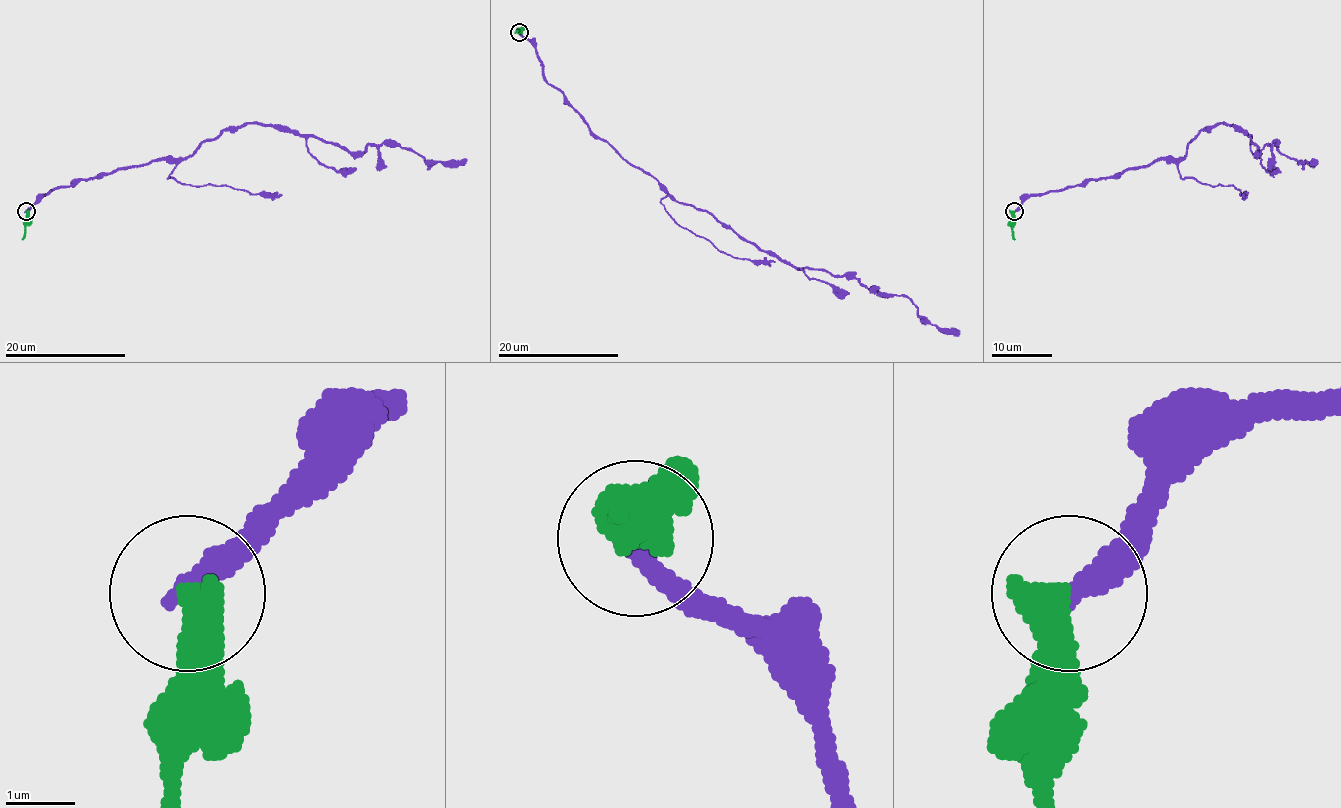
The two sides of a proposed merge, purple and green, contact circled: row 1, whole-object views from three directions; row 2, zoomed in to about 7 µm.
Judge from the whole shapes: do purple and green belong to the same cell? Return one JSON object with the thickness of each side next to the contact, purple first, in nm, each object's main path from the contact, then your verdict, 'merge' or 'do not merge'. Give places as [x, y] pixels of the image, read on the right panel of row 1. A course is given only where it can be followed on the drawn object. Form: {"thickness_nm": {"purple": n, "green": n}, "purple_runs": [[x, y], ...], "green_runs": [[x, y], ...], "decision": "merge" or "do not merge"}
{"thickness_nm": {"purple": 320, "green": 550}, "purple_runs": [[1014, 211], [1032, 196], [1181, 159], [1218, 123], [1249, 135], [1258, 152], [1270, 144], [1317, 162]], "green_runs": [[1014, 211], [1012, 236], [1015, 239]], "decision": "do not merge"}

